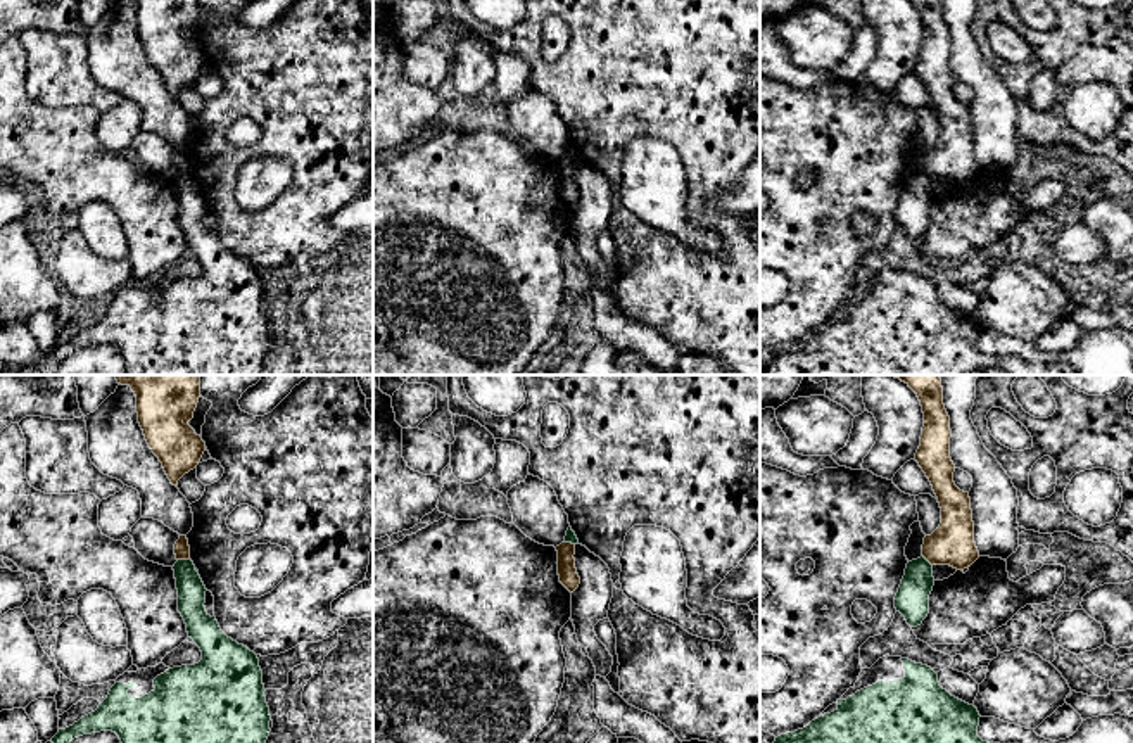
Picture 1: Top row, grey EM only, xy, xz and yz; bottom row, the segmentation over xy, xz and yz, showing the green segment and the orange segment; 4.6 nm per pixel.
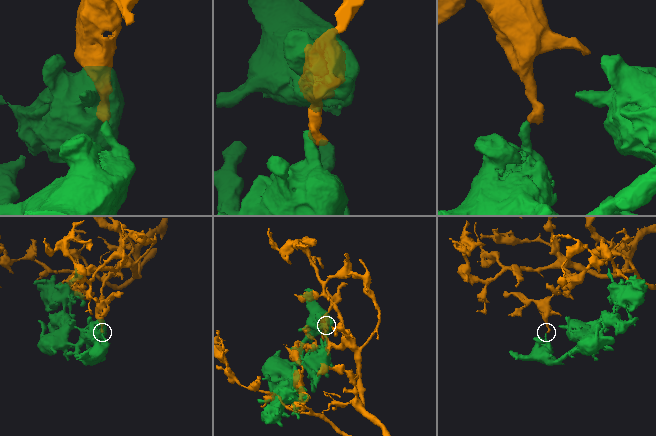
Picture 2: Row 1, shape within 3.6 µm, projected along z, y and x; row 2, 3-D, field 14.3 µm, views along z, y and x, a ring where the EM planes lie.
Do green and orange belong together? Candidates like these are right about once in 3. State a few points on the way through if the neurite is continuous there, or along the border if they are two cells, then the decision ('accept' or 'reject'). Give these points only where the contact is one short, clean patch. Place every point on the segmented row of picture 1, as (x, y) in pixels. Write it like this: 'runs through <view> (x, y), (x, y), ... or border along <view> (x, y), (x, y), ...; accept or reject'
border along xy (178, 558), (189, 560); reject

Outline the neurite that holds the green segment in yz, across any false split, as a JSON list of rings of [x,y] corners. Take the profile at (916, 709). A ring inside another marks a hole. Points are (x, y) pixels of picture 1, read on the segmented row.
[[[886,655],[870,669],[862,669],[855,686],[807,727],[781,734],[774,743],[988,743],[978,736],[979,717],[974,705],[952,696],[940,686],[938,674],[931,667]]]

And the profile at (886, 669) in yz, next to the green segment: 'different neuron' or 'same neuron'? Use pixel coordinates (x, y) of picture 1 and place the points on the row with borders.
same neuron

